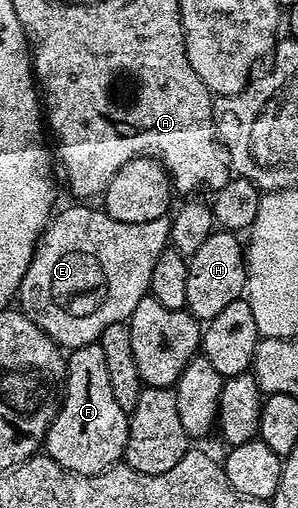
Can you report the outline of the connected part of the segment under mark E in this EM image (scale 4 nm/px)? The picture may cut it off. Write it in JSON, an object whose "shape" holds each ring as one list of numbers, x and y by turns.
{"shape":[[73,204,77,205,63,210,62,213,60,210,46,225,19,290,20,312,26,313,65,351,94,344,103,330,111,327,111,323,128,322,139,299,149,293,151,271,155,271,159,255,169,245,171,224,168,216,151,219,151,223,119,223,119,219,111,219,100,208,92,209,89,206,92,204]]}

